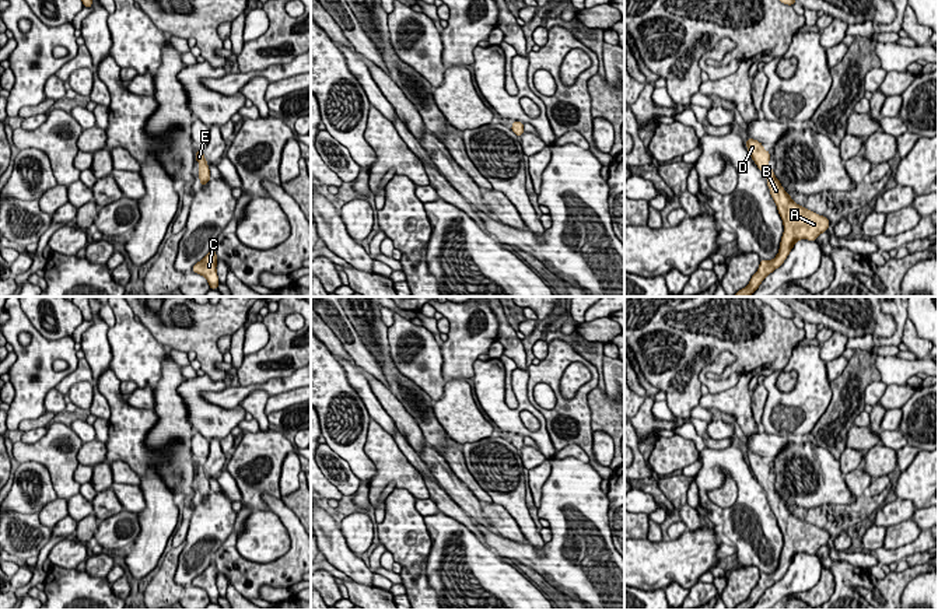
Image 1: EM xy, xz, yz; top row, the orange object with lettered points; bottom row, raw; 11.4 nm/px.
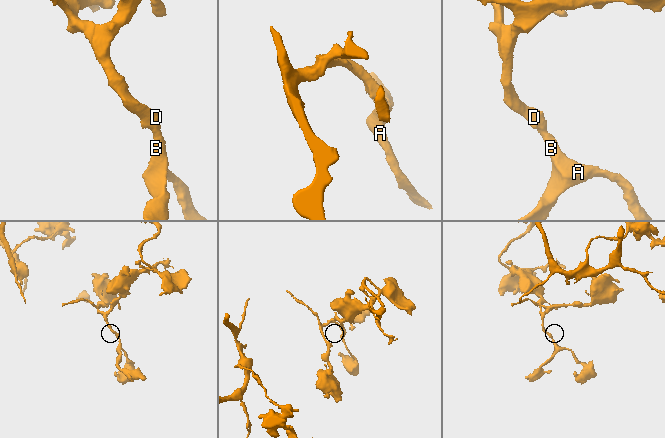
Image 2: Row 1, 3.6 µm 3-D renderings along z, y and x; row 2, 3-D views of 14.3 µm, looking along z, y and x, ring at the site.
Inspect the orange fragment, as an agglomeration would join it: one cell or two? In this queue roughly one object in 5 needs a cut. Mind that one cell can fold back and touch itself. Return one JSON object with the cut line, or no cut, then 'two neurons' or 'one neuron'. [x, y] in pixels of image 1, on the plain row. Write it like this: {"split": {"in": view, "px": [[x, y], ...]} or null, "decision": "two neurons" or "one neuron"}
{"split": null, "decision": "one neuron"}

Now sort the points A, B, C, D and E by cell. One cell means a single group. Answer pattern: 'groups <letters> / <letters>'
groups A B C D E

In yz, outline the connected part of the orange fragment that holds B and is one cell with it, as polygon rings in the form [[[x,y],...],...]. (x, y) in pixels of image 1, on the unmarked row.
[[[748,451],[746,460],[752,473],[767,492],[770,508],[783,533],[784,546],[777,569],[773,574],[760,572],[759,582],[752,589],[750,596],[732,610],[750,610],[762,595],[784,576],[797,554],[816,554],[830,539],[826,530],[797,518],[790,506],[784,504],[774,484],[769,481],[770,466],[763,462],[760,455]]]

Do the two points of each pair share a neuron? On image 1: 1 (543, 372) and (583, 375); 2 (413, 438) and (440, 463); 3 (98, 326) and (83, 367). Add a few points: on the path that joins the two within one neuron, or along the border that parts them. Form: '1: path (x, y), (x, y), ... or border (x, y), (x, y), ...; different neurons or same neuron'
1: border (583, 363), (571, 363), (566, 368), (560, 393); different neurons
2: border (424, 441), (423, 449), (419, 454); different neurons
3: border (84, 357), (91, 371), (91, 382); different neurons

